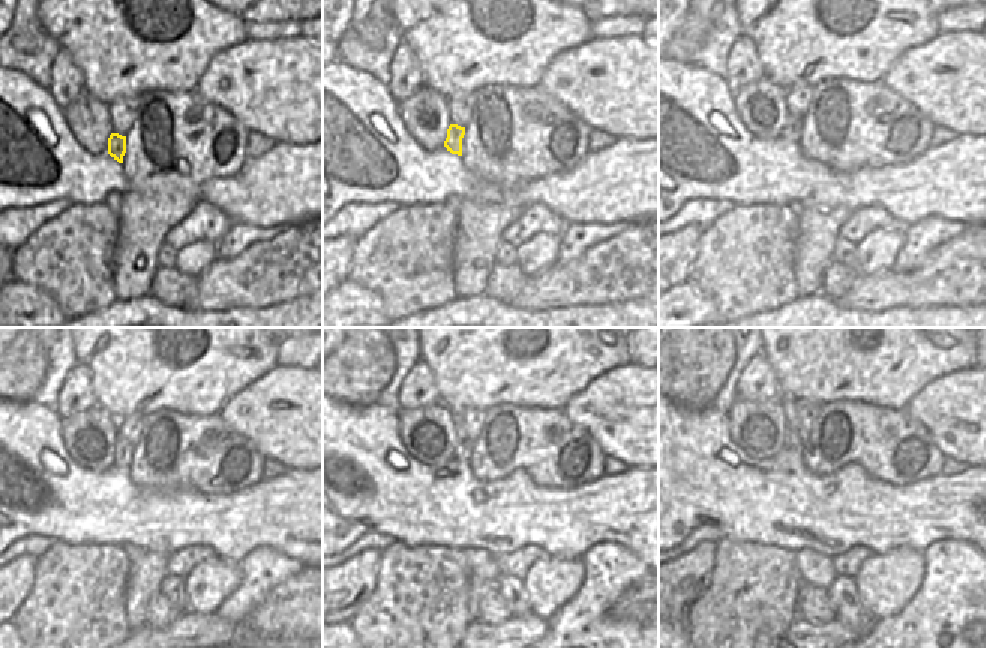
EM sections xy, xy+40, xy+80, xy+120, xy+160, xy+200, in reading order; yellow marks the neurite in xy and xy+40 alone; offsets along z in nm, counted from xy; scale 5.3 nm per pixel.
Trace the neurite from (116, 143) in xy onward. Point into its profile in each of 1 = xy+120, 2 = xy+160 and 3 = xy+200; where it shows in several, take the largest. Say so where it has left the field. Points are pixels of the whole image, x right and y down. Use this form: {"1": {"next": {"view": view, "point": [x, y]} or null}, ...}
{"1": {"next": {"view": "xy+120", "point": [123, 452]}}, "2": {"next": {"view": "xy+160", "point": [462, 447]}}, "3": {"next": {"view": "xy+200", "point": [796, 437]}}}

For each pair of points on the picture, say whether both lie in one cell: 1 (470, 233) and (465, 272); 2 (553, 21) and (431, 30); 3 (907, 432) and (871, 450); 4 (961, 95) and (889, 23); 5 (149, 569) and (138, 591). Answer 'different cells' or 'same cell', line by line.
1: same cell
2: same cell
3: same cell
4: different cells
5: same cell

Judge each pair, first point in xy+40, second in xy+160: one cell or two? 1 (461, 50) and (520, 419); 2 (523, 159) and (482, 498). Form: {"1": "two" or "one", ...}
{"1": "two", "2": "two"}

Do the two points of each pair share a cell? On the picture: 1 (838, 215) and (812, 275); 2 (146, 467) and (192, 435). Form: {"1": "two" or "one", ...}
{"1": "one", "2": "one"}

